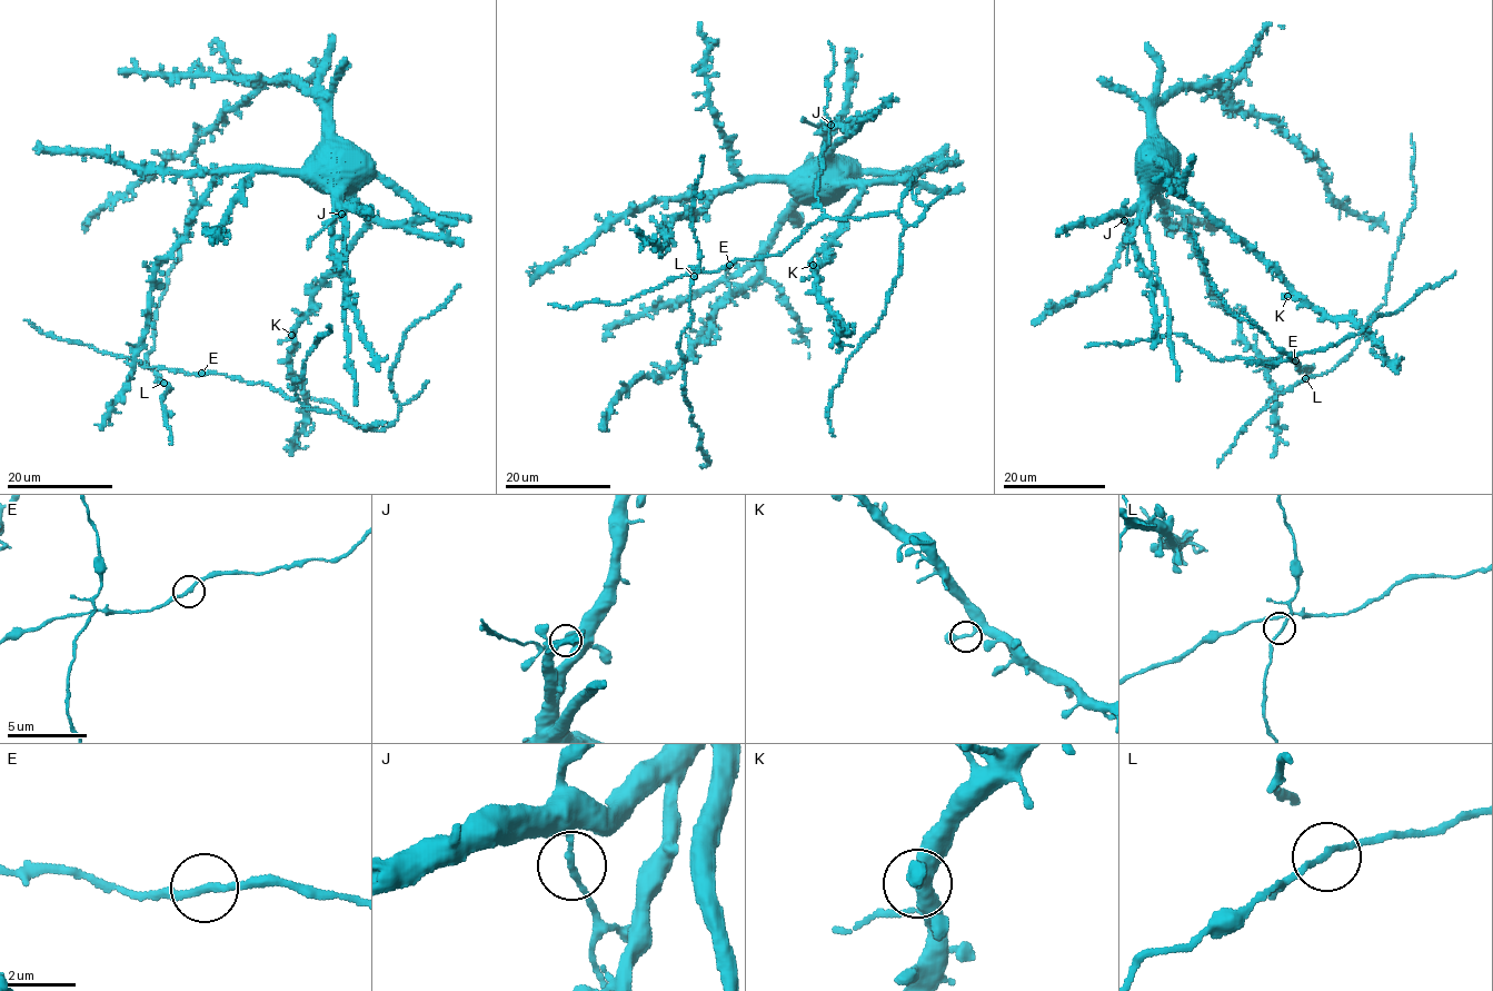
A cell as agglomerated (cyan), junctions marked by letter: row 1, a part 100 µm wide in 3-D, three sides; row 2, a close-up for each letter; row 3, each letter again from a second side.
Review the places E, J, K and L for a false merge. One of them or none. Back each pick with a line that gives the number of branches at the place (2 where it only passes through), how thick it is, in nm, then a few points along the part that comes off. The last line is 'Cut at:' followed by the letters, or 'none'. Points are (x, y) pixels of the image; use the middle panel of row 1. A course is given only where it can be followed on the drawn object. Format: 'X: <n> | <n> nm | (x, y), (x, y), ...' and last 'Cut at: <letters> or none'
J: 2 | 170 nm | (830, 125), (816, 126), (802, 118)
Cut at: J

